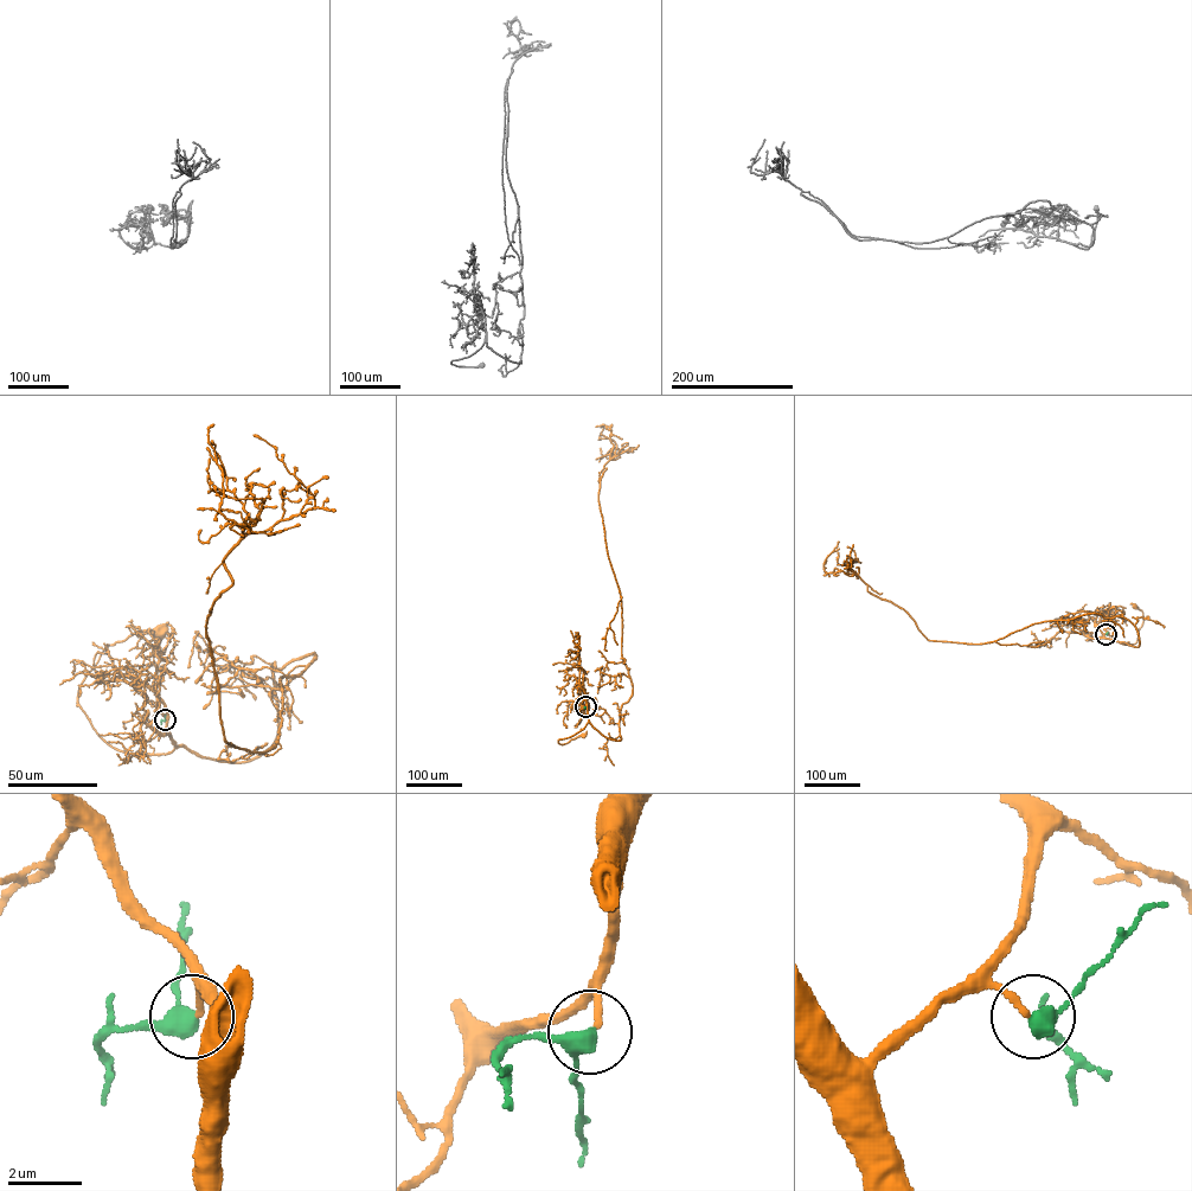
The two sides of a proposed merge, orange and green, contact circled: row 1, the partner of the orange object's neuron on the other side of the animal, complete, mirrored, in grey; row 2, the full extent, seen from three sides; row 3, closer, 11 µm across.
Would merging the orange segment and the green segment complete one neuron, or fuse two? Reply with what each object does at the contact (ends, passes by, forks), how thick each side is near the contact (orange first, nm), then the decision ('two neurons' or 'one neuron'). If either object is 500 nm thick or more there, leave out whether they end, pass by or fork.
orange ends there; green passes by; 170 nm thick on the orange side, 440 nm on the other; one neuron

